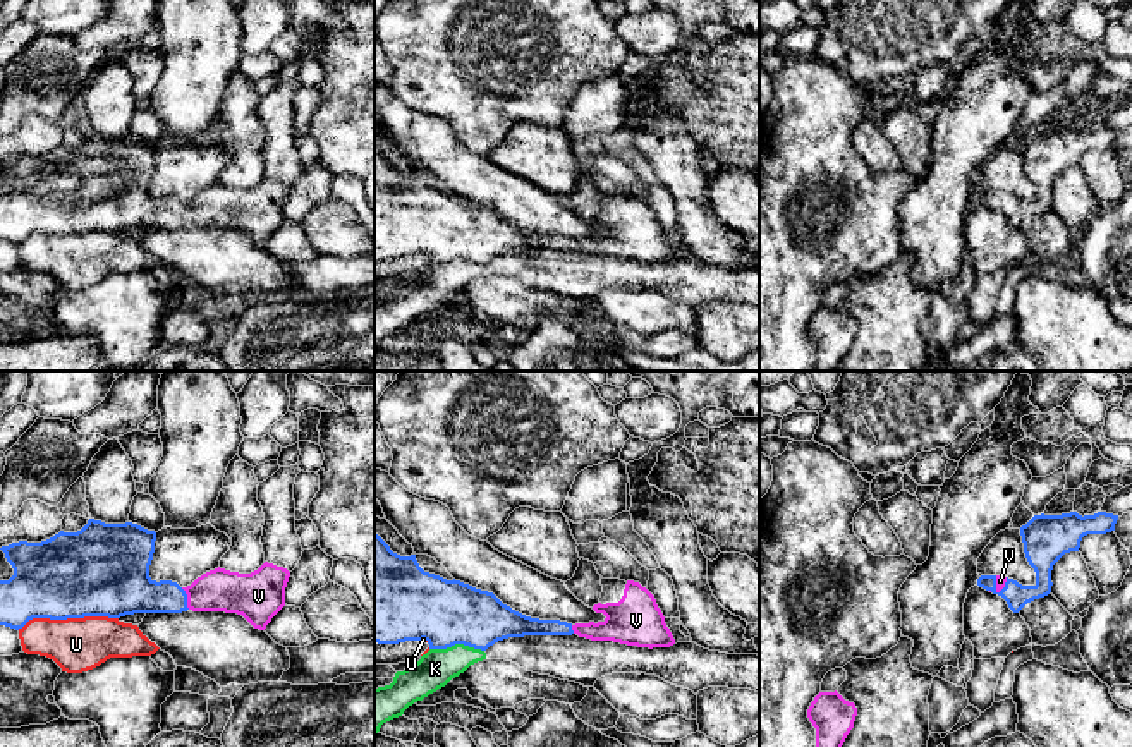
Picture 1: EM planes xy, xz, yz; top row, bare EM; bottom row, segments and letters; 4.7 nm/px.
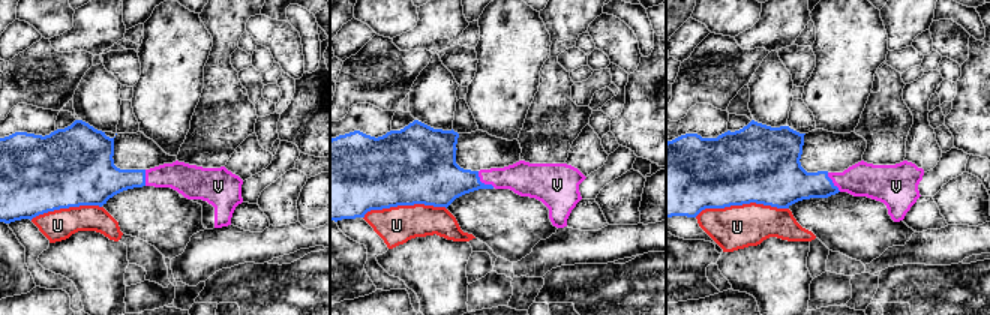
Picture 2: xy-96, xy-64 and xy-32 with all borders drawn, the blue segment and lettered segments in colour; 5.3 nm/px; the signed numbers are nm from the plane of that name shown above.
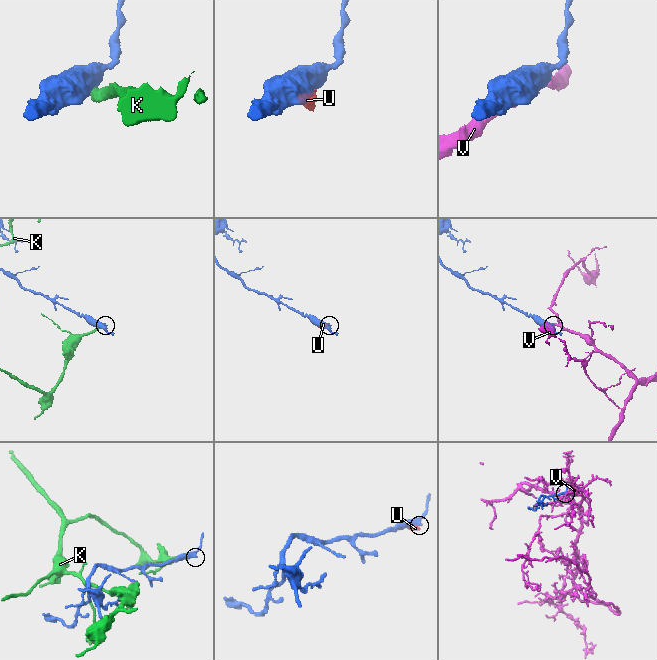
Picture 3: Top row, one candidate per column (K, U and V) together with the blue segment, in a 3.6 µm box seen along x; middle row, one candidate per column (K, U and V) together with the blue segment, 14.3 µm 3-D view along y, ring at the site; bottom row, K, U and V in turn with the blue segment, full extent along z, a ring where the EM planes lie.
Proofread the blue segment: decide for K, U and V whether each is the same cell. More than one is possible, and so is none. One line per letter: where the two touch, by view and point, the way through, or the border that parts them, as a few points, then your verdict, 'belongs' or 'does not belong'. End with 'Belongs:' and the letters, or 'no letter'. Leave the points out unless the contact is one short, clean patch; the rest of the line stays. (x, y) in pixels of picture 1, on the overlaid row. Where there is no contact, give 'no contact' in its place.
K: xz (457, 643) | along xz (430, 648), (468, 644), (483, 651) | does not belong
U: xy (67, 617) | does not belong
V: xy (186, 598) | across xy (134, 591), (145, 596), (186, 598), (219, 589) | belongs
Belongs: V

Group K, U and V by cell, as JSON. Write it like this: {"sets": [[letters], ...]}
{"sets": [["K", "U"], ["V"]]}

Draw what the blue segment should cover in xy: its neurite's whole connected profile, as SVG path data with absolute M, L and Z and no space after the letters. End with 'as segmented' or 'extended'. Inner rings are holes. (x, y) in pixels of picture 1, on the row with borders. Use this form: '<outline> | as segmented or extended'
M89 519L77 532L60 531L41 543L19 541L0 550L14 568L9 580L0 580L0 625L22 629L33 618L67 620L84 616L120 618L134 613L182 613L225 611L242 615L254 629L265 630L271 618L285 606L285 587L290 572L283 567L265 562L251 574L215 568L198 577L191 586L180 587L172 580L153 580L149 565L155 553L156 532L137 524L105 524Z | extended

